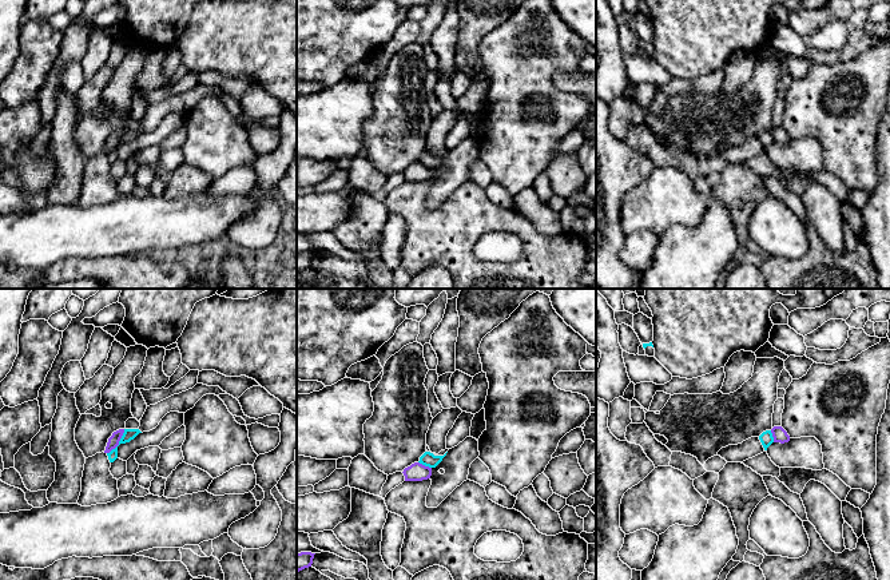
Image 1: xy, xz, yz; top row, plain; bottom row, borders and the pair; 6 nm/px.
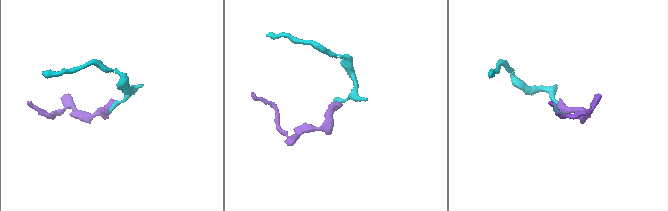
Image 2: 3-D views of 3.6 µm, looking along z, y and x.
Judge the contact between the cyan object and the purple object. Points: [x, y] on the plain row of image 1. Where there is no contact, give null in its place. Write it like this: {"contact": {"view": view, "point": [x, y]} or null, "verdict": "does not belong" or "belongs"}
{"contact": {"view": "xy", "point": [119, 143]}, "verdict": "does not belong"}

